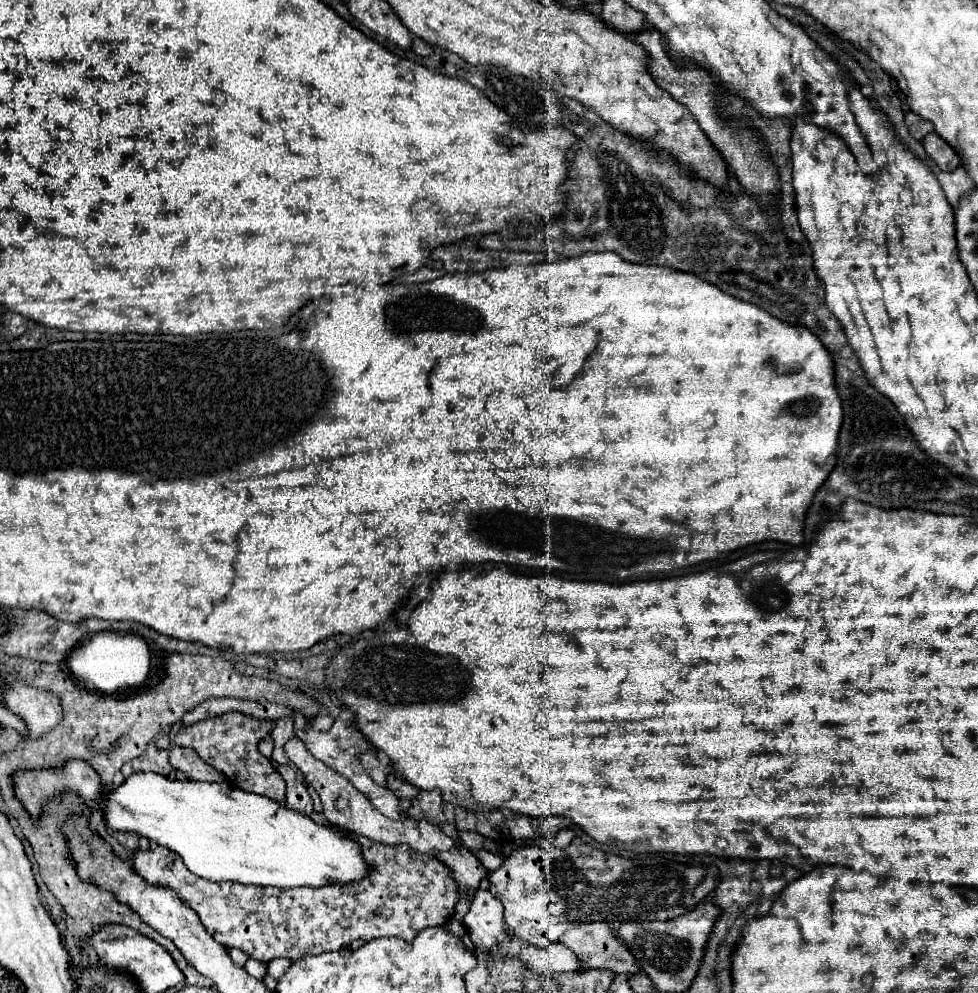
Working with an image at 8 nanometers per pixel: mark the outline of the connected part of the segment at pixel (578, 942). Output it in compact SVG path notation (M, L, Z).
M588 923L570 929L560 937L560 943L576 953L582 969L610 969L624 975L640 969L632 953L628 953L606 923Z

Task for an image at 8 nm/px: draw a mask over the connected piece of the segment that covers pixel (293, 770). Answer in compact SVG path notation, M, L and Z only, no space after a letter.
M288 763L288 765L280 765L278 773L286 781L286 801L284 801L284 805L288 809L302 813L302 815L310 815L312 813L312 797L308 795L308 789L304 785L302 771L294 763Z

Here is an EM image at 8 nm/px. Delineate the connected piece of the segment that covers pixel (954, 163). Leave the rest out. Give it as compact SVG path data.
M928 133L924 139L924 149L928 153L928 157L942 169L942 171L954 171L960 167L960 157L956 155L956 151L944 141L940 139L936 133Z

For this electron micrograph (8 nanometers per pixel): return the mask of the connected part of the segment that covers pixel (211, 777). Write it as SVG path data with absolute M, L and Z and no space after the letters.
M174 747L170 751L170 763L172 763L174 769L180 769L188 779L196 779L196 781L218 781L218 783L226 779L220 771L216 771L214 767L210 767L208 763L204 763L194 749Z

